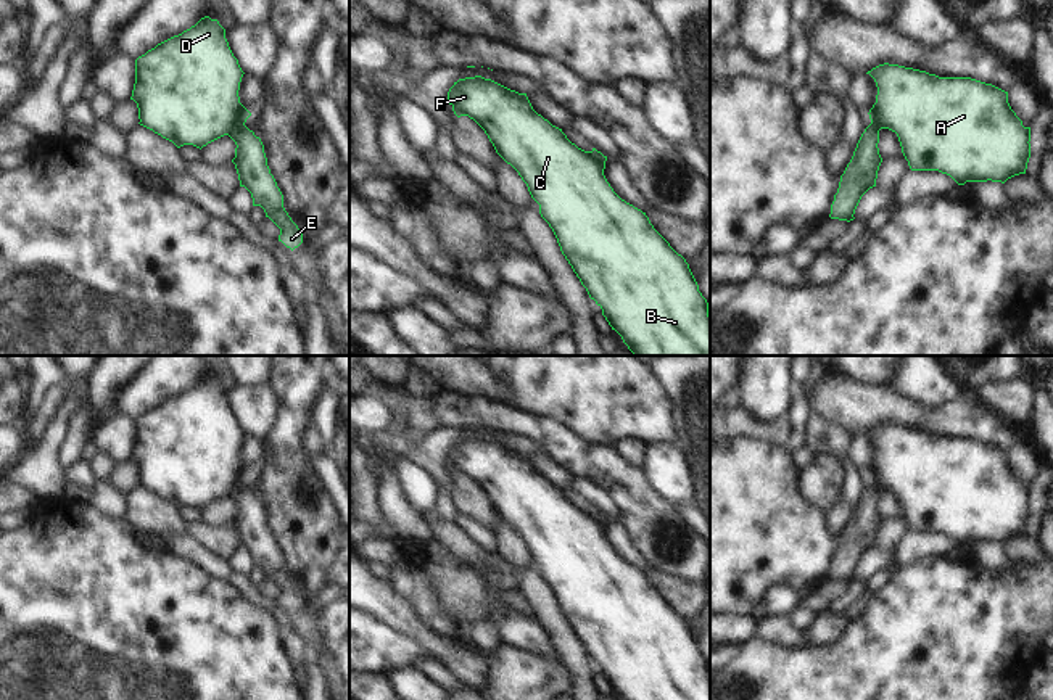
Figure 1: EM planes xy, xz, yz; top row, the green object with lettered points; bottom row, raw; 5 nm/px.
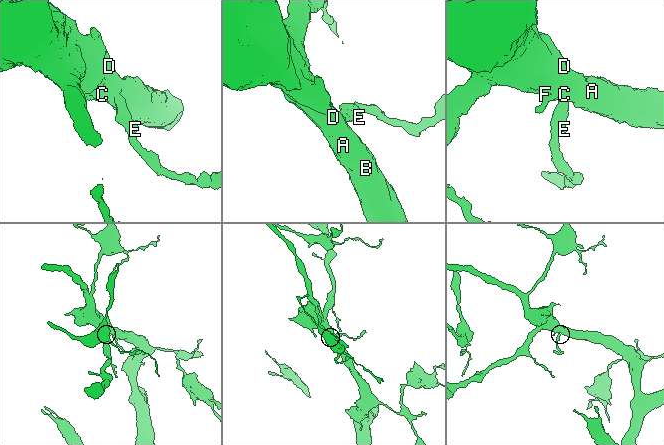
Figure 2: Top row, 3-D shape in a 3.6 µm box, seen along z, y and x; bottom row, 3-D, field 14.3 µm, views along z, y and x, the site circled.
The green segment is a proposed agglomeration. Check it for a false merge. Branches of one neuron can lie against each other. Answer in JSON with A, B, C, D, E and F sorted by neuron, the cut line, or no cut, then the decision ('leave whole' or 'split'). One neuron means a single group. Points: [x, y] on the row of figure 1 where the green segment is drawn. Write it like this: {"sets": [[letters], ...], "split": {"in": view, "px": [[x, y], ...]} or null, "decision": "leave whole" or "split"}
{"sets": [["A", "B", "C", "D", "F"], ["E"]], "split": {"in": "xy", "px": [[243, 124], [229, 135]]}, "decision": "split"}

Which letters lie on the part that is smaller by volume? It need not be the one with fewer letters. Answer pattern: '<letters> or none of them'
E

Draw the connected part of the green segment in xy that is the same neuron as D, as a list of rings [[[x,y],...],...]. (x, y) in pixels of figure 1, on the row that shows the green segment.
[[[204,16],[190,29],[158,43],[135,60],[130,100],[137,103],[138,124],[177,148],[193,145],[201,150],[245,126],[251,116],[238,97],[243,74],[225,39],[225,29],[217,19]]]

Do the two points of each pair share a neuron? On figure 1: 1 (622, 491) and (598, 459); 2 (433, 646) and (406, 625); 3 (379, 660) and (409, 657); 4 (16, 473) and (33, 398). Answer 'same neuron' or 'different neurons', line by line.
1: same neuron
2: same neuron
3: same neuron
4: different neurons

